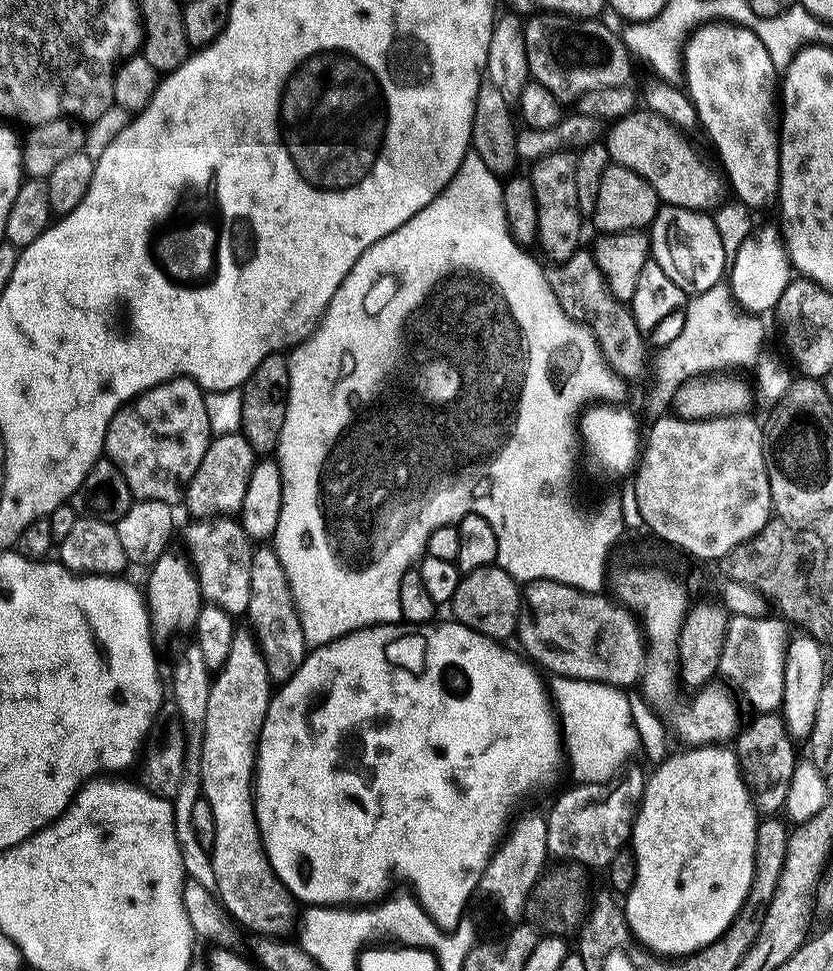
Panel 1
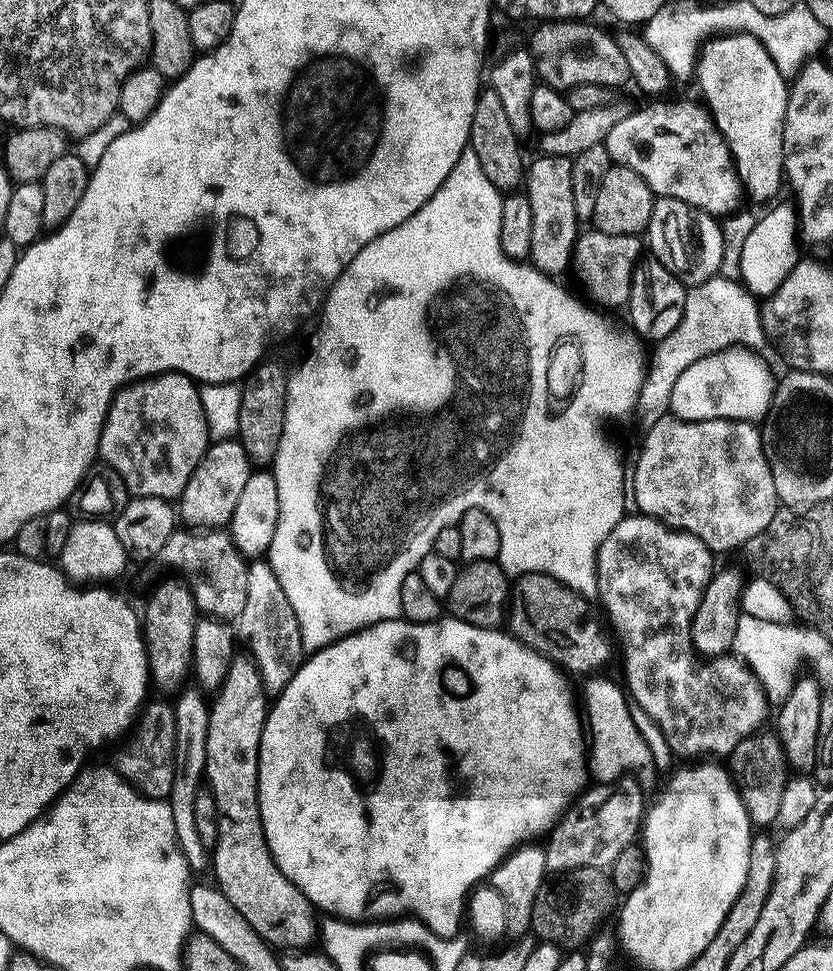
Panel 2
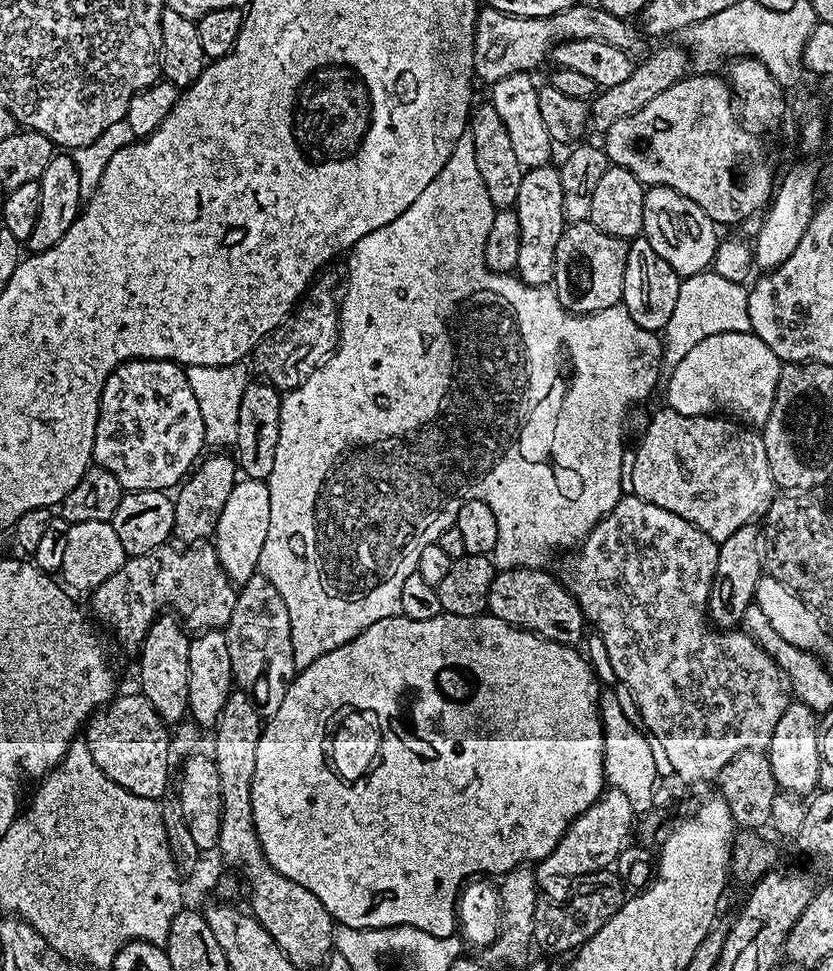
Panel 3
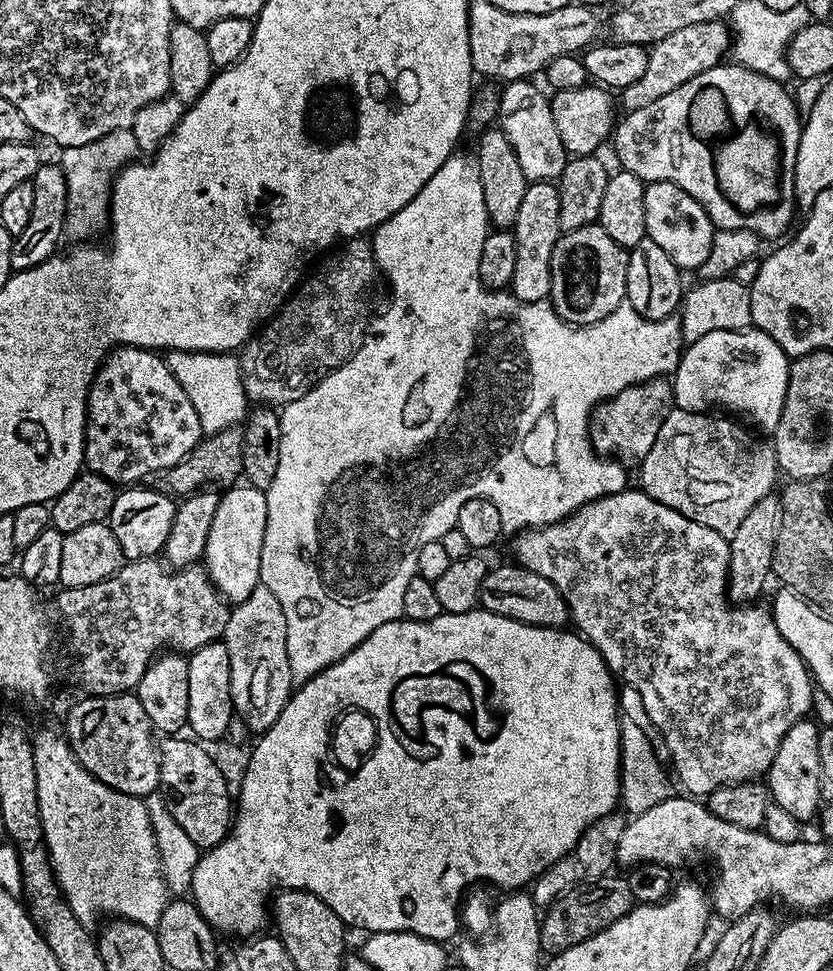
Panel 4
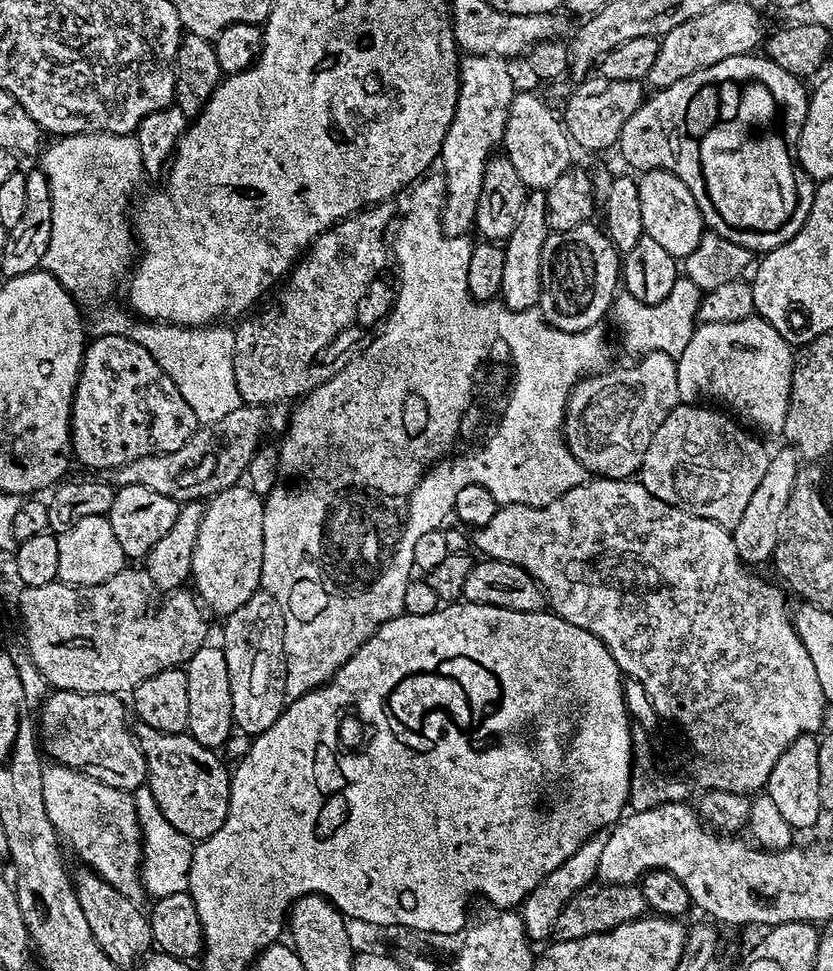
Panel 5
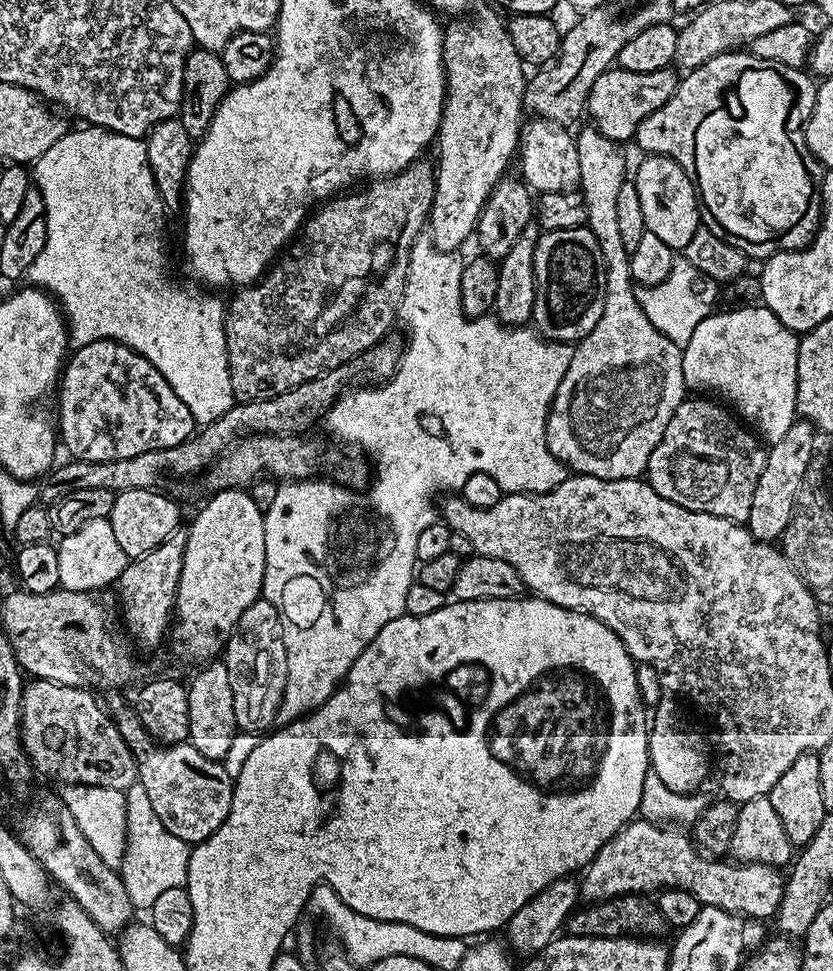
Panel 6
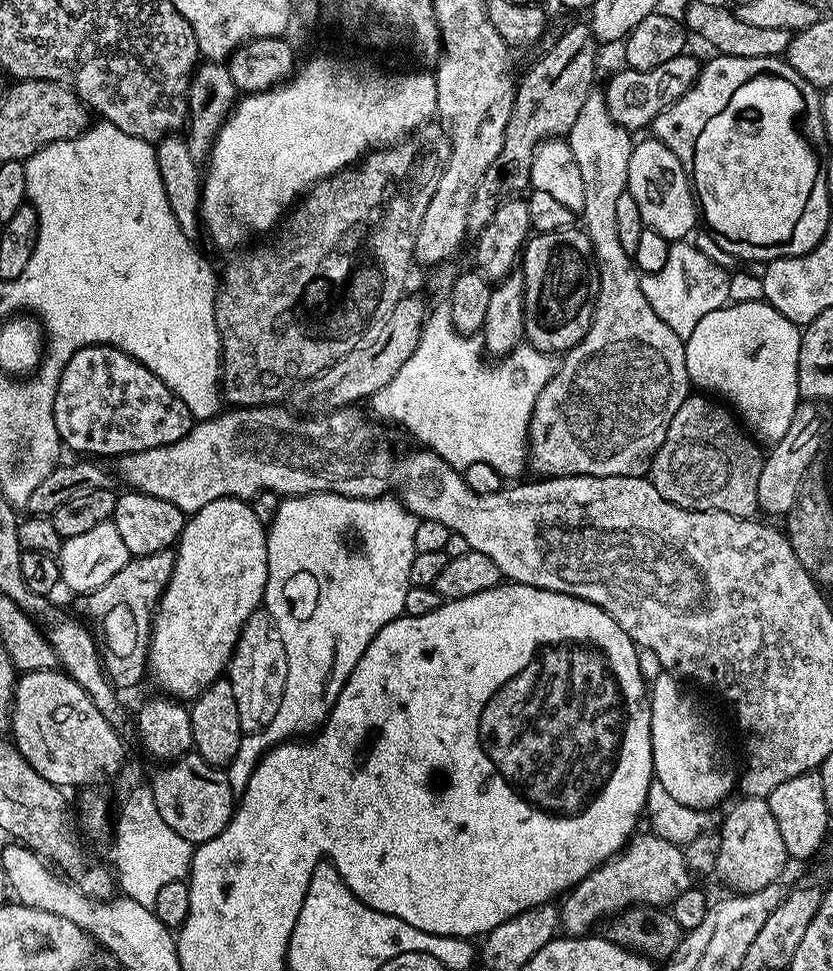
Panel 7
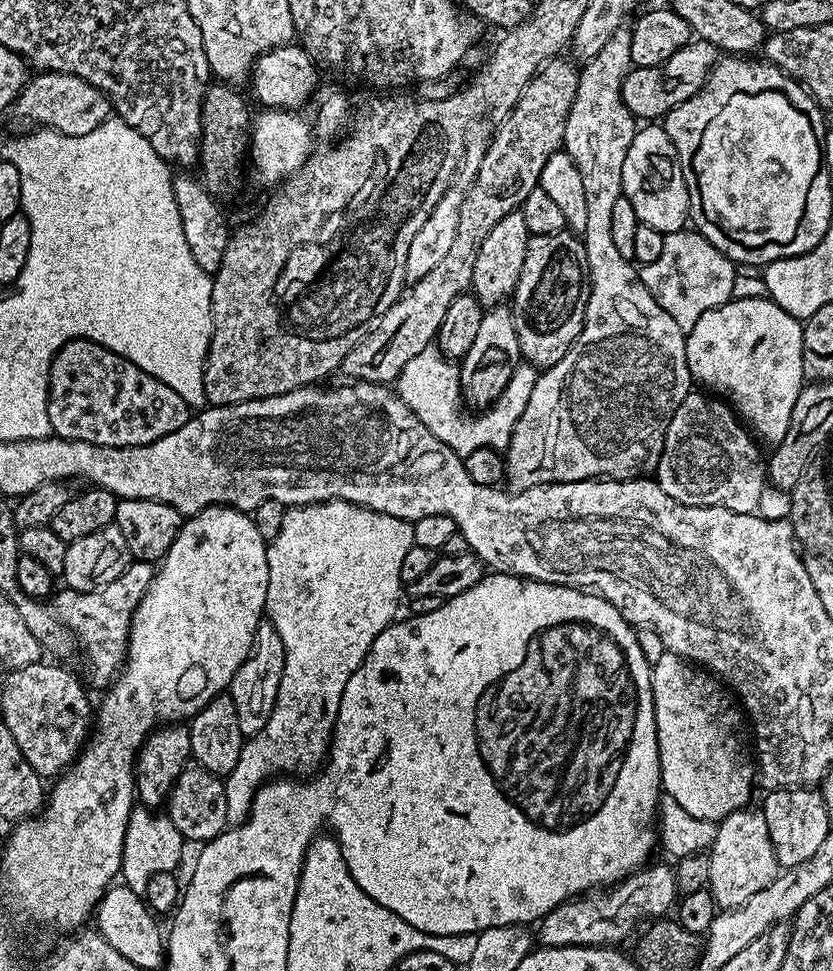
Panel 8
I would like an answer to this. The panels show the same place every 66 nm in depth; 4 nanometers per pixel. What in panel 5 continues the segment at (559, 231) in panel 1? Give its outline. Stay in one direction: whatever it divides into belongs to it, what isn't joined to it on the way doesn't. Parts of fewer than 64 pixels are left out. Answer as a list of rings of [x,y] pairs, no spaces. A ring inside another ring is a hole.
[[[540,190],[529,191],[526,202],[522,206],[522,215],[518,217],[518,226],[514,226],[514,234],[503,241],[506,254],[505,268],[502,269],[502,290],[499,299],[510,310],[515,312],[531,312],[540,303],[542,294],[542,252],[549,234],[546,216],[546,198]]]

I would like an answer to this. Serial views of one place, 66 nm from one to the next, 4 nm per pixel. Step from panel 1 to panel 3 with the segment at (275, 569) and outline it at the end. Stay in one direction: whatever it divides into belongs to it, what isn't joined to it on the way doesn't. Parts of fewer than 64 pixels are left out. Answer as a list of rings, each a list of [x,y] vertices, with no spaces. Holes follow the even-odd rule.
[[[264,575],[251,576],[247,582],[239,585],[234,614],[226,631],[233,681],[238,685],[239,691],[255,702],[261,717],[274,715],[278,706],[282,706],[282,698],[286,698],[286,690],[290,690],[298,669],[294,662],[290,610],[286,610],[282,594],[274,590]]]

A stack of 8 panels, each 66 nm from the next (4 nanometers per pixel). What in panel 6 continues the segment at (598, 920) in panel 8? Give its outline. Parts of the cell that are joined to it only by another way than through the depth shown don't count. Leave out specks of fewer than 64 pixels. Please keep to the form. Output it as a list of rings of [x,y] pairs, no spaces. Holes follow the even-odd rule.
[[[633,819],[617,836],[609,838],[583,869],[584,880],[579,881],[579,886],[585,901],[613,900],[615,896],[656,894],[665,888],[681,888],[694,894],[701,906],[721,908],[744,918],[753,916],[756,920],[775,917],[785,888],[781,869],[768,864],[742,864],[728,858],[701,856],[687,831],[659,828],[640,819]]]

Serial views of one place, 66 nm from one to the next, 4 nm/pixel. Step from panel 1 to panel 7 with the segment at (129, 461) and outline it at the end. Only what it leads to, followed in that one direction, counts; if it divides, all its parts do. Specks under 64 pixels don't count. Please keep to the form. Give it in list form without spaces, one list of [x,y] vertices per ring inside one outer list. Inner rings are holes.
[[[91,344],[89,348],[78,350],[60,375],[58,390],[54,398],[54,426],[58,426],[60,443],[65,449],[73,448],[88,458],[119,458],[142,450],[154,450],[158,446],[173,444],[192,429],[194,421],[186,402],[178,398],[146,366],[142,366],[132,356],[127,356],[121,348],[106,344]]]

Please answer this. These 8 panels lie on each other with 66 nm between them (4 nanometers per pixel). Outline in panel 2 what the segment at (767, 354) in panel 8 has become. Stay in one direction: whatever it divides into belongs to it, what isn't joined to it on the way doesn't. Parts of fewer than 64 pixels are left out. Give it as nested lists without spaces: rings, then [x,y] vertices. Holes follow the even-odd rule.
[[[735,346],[712,352],[682,371],[674,382],[671,415],[680,420],[763,421],[772,405],[774,376],[759,351]]]

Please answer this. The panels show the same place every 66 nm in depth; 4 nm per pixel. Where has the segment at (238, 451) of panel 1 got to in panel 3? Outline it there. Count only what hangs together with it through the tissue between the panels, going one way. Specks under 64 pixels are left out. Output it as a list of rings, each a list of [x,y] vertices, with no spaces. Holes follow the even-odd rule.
[[[205,455],[193,467],[190,475],[179,485],[174,496],[172,536],[180,539],[181,541],[177,541],[184,546],[196,546],[201,542],[211,541],[215,537],[222,506],[226,506],[226,500],[230,498],[230,490],[234,490],[238,479],[238,465],[231,455],[212,455],[216,456]]]

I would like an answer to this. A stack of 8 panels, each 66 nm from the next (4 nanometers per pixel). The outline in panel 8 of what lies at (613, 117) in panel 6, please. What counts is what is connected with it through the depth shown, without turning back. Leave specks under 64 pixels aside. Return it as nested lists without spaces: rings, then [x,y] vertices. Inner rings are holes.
[[[693,39],[686,46],[682,46],[678,54],[666,58],[666,62],[658,66],[633,67],[622,86],[624,104],[632,111],[637,121],[659,121],[667,116],[670,110],[682,106],[682,102],[698,94],[698,90],[703,88],[717,62],[718,50],[710,42]]]

